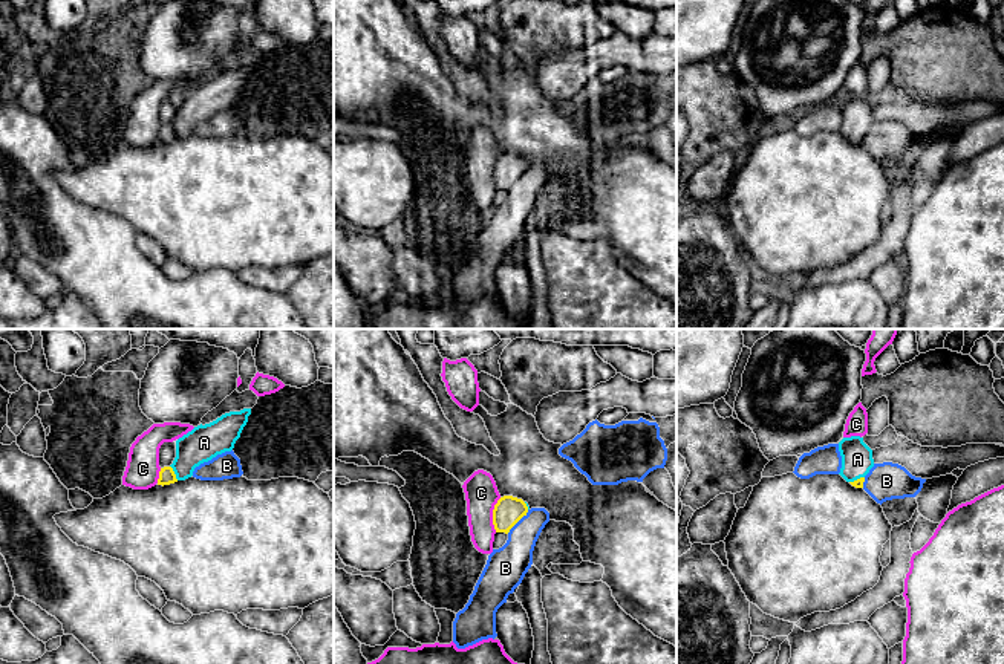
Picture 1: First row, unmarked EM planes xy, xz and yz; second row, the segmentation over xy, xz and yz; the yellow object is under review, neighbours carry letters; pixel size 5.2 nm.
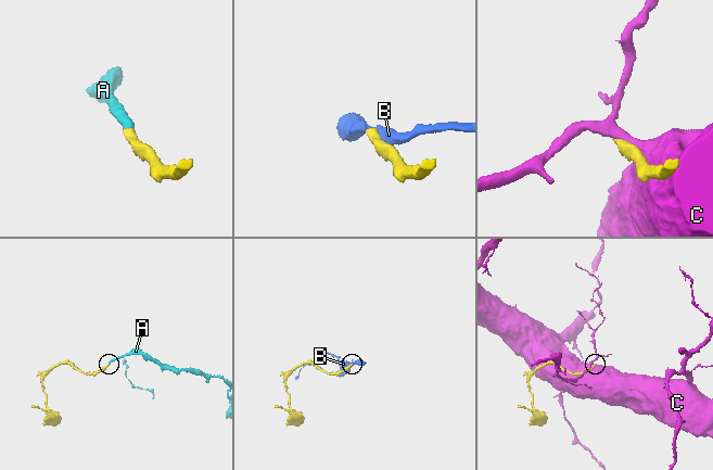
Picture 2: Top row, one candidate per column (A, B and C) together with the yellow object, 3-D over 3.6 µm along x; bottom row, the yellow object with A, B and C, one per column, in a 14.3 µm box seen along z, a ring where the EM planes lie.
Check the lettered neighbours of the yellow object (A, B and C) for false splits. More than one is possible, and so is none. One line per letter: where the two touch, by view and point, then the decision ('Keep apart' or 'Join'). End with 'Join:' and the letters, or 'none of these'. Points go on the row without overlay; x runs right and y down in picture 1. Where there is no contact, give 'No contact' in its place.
A: Touches yellow at xy (173, 130). Join
B: Touches yellow at xz (518, 178). Keep apart
C: Touches yellow at xz (493, 172). Keep apart
Join: A

